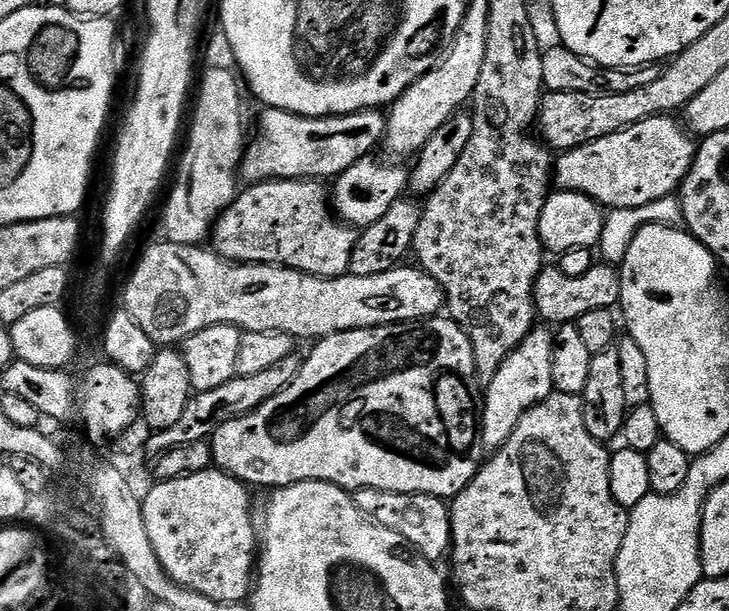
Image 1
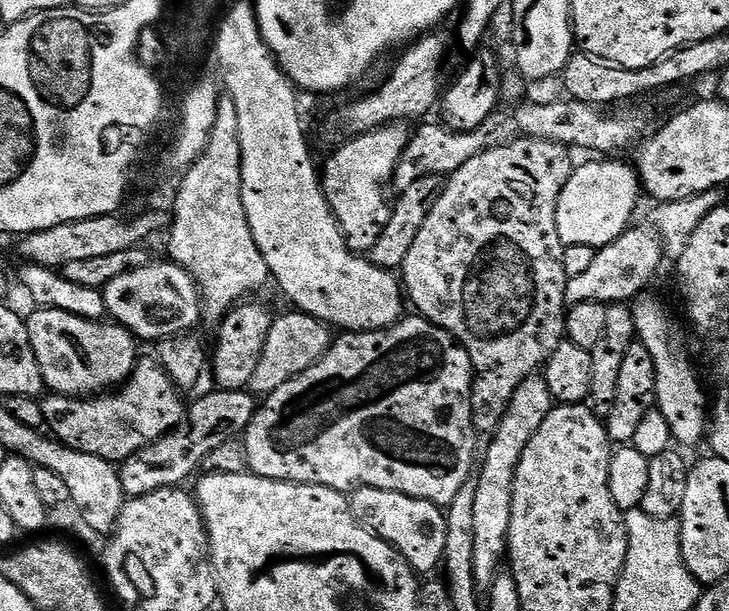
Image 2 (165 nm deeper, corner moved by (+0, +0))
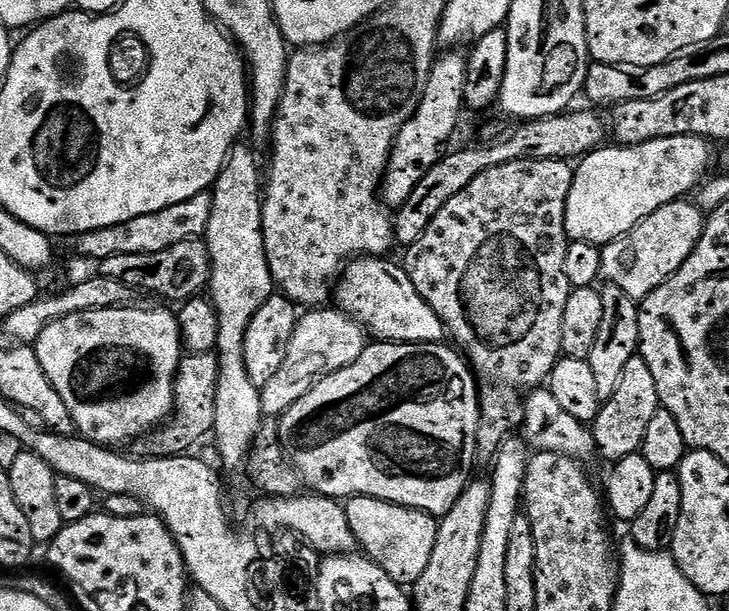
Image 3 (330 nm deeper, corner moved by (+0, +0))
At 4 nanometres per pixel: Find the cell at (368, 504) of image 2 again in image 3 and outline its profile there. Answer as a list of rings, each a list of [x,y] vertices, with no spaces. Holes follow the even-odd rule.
[[[349,496],[344,504],[346,522],[354,530],[359,551],[373,560],[394,582],[401,586],[414,586],[430,563],[434,542],[438,542],[438,520],[429,512],[398,506],[369,496]]]

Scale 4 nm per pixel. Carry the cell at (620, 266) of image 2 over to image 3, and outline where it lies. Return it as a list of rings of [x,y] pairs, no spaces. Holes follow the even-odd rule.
[[[684,198],[654,210],[654,214],[638,222],[625,236],[603,245],[601,277],[608,284],[618,286],[618,290],[626,290],[630,298],[638,302],[645,300],[680,269],[686,258],[690,258],[694,246],[698,246],[702,238],[705,219],[705,213]]]

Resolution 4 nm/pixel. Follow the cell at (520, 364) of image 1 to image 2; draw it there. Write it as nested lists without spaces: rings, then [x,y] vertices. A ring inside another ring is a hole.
[[[543,375],[531,376],[514,392],[514,398],[510,398],[510,406],[502,422],[489,439],[493,440],[489,442],[485,452],[483,449],[478,475],[475,477],[478,482],[478,494],[474,497],[474,578],[481,590],[491,589],[501,571],[500,560],[502,564],[508,550],[516,471],[522,462],[526,446],[530,446],[530,438],[538,434],[542,422],[546,422],[546,414],[550,414],[553,407],[554,401]]]

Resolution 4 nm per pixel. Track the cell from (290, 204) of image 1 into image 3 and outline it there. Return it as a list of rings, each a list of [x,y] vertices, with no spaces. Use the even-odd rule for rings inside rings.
[[[460,50],[445,52],[448,53],[445,56],[443,53],[430,70],[430,78],[426,82],[426,90],[420,99],[418,110],[406,122],[406,126],[402,126],[392,147],[380,186],[383,203],[389,209],[401,208],[406,198],[414,194],[414,186],[418,186],[425,174],[444,157],[449,147],[447,144],[451,142],[452,135],[460,124],[460,115],[466,112],[464,87],[468,73],[468,57]]]

